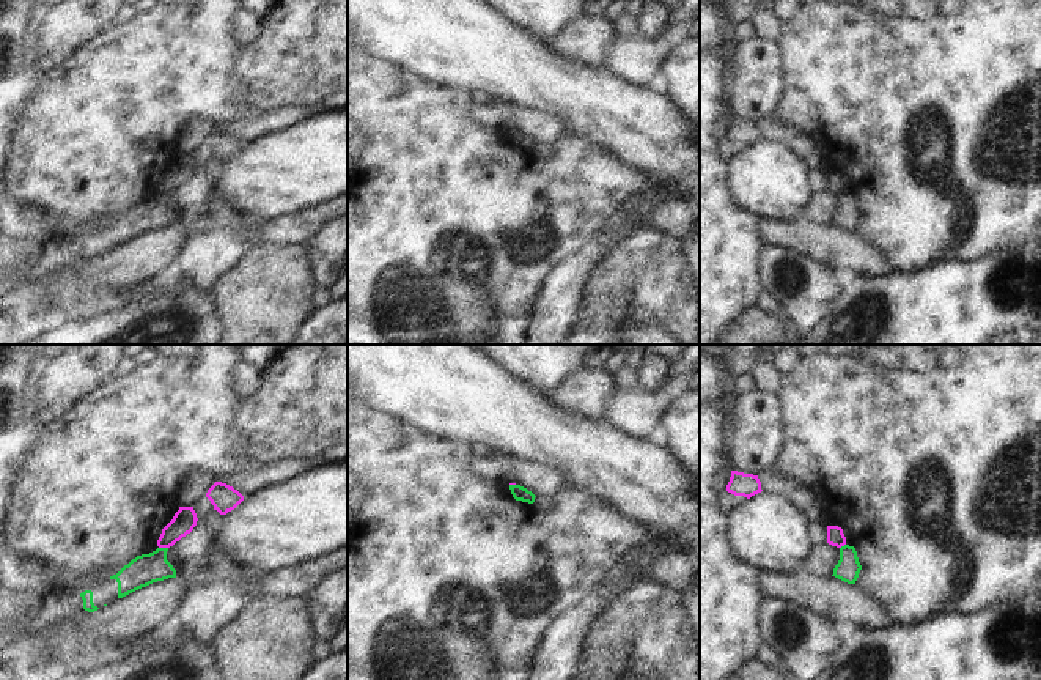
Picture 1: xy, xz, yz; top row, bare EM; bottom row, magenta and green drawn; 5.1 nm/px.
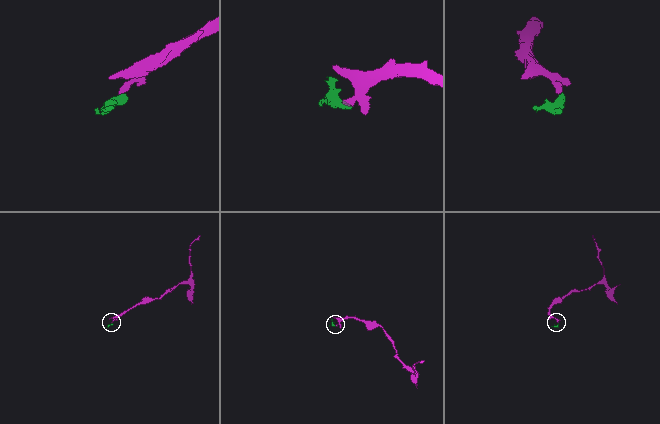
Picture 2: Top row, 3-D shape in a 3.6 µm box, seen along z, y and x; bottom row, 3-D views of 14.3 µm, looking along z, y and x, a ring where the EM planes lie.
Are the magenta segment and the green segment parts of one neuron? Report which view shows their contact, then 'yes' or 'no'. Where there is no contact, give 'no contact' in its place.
contact in xy; no

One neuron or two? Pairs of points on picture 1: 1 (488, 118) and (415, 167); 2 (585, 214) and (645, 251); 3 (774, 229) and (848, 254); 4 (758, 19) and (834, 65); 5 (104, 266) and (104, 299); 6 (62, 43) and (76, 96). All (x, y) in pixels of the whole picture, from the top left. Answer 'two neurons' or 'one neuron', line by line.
1: two neurons
2: two neurons
3: one neuron
4: two neurons
5: two neurons
6: two neurons

